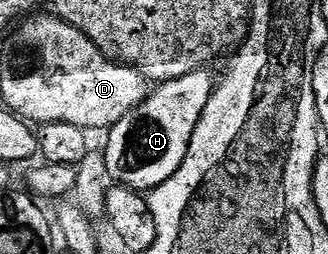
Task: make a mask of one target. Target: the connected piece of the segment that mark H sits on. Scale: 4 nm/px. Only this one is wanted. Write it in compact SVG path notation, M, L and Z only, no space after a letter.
M200 69L185 73L185 77L158 84L146 101L125 113L121 121L109 128L104 157L116 184L149 193L181 169L181 161L185 161L189 153L189 141L193 141L193 129L197 129L197 121L201 121L201 113L205 105L209 105L217 86L217 79L209 72Z

